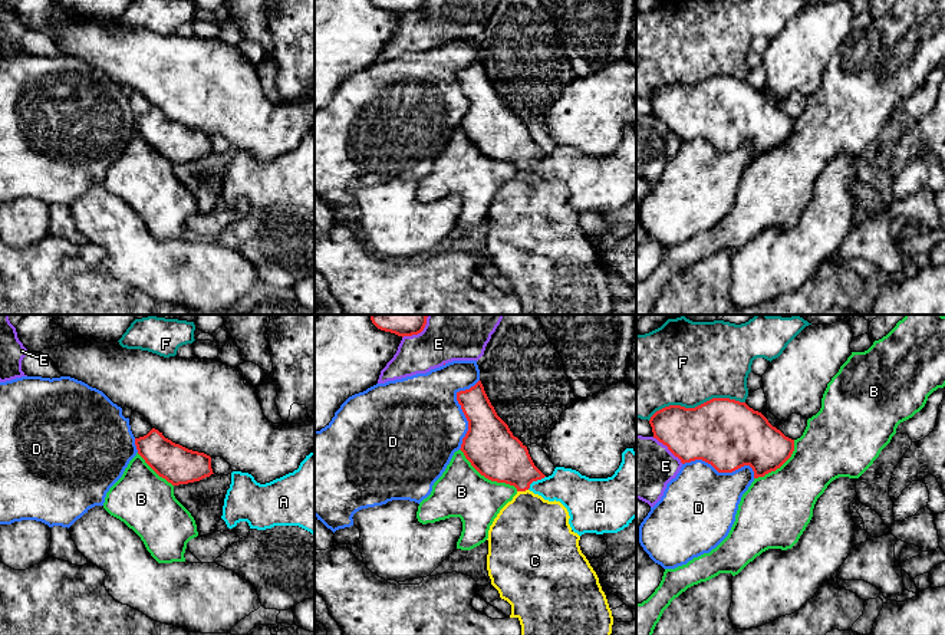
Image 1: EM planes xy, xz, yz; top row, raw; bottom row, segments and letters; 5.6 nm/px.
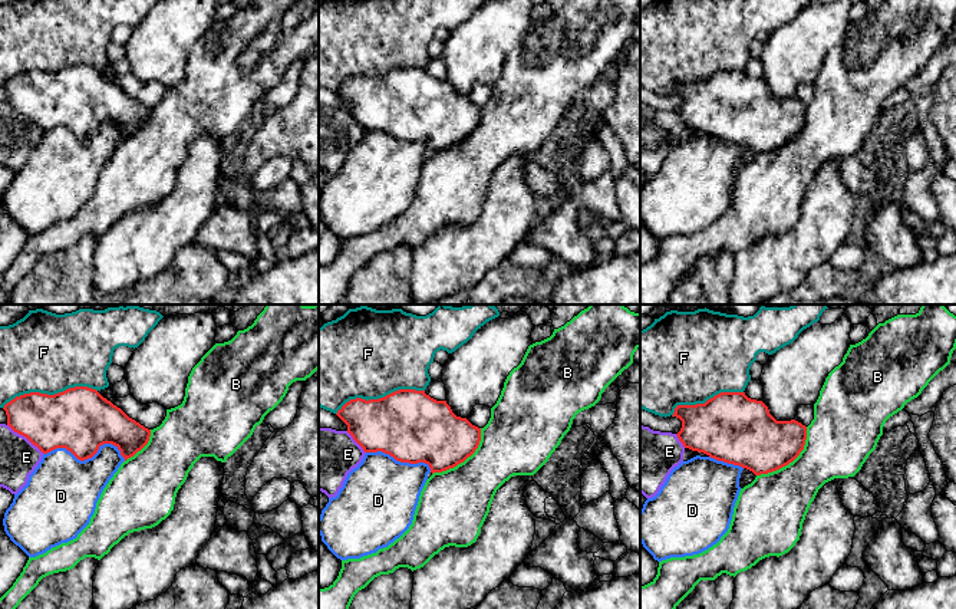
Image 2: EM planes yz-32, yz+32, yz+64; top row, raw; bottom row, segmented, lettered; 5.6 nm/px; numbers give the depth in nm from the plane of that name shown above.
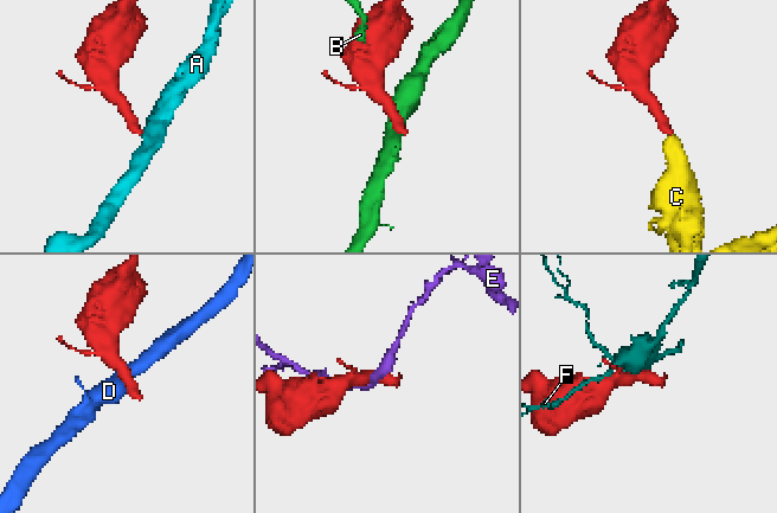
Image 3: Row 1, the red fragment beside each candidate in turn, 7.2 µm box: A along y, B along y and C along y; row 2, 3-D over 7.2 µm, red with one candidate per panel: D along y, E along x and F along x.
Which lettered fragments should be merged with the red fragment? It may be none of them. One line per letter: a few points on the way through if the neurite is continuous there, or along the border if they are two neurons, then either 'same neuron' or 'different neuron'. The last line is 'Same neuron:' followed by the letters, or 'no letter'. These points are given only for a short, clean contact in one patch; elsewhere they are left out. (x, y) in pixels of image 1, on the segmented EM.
A: along xz (545, 476), (534, 480), (527, 489) | different neuron
B: different neuron
C: across xz (499, 456), (522, 479), (522, 490), (530, 522), (530, 533) | same neuron
D: different neuron
E: different neuron
F: different neuron
Same neuron: C

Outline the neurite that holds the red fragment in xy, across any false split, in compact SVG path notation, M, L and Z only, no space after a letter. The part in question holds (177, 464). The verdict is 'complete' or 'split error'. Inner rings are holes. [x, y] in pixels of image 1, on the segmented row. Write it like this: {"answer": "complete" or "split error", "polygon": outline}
{"answer": "complete", "polygon": "M155 428L135 438L135 445L145 463L172 486L200 481L214 474L210 455L175 444Z"}

